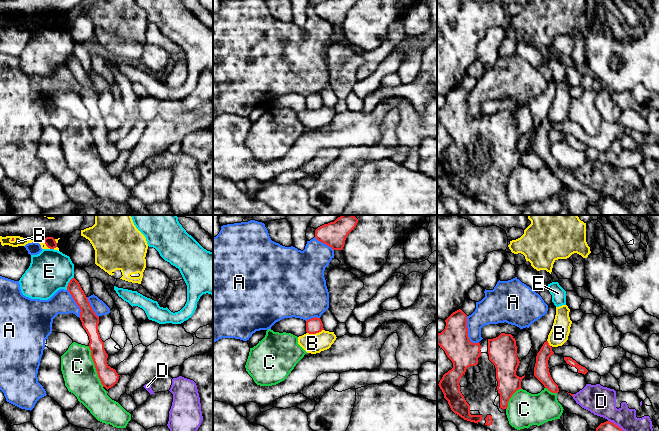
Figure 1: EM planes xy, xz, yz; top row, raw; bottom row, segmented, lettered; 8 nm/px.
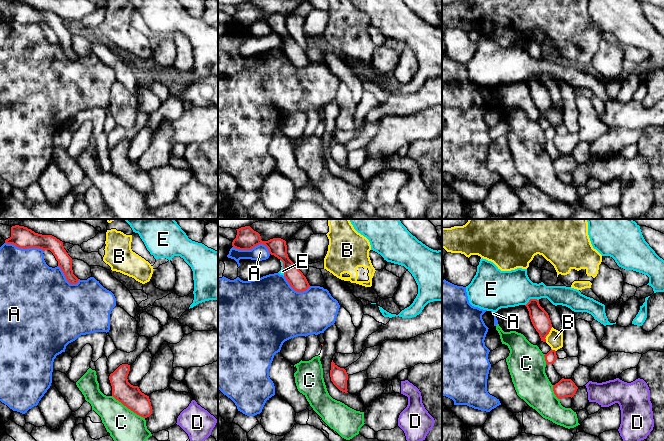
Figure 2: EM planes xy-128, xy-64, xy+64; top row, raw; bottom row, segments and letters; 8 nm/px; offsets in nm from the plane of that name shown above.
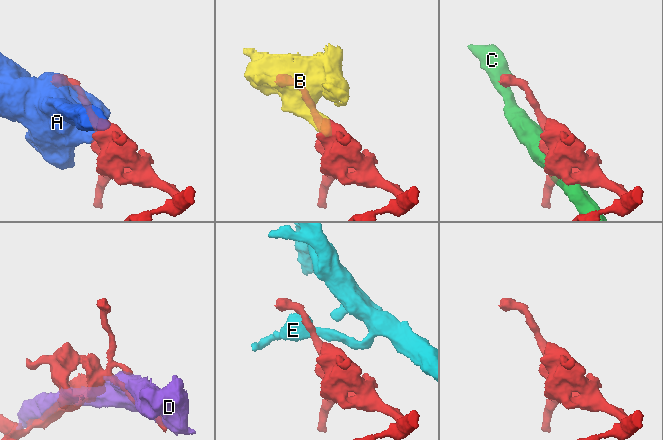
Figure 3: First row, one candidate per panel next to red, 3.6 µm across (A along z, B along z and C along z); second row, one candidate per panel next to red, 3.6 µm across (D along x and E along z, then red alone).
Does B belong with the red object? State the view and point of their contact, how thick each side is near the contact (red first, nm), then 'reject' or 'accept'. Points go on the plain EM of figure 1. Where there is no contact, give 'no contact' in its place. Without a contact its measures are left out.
xz (315, 109) | 130/160 nm | reject

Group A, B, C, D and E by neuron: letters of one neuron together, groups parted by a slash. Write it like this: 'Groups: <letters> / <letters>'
Groups: A / B / C / D / E

